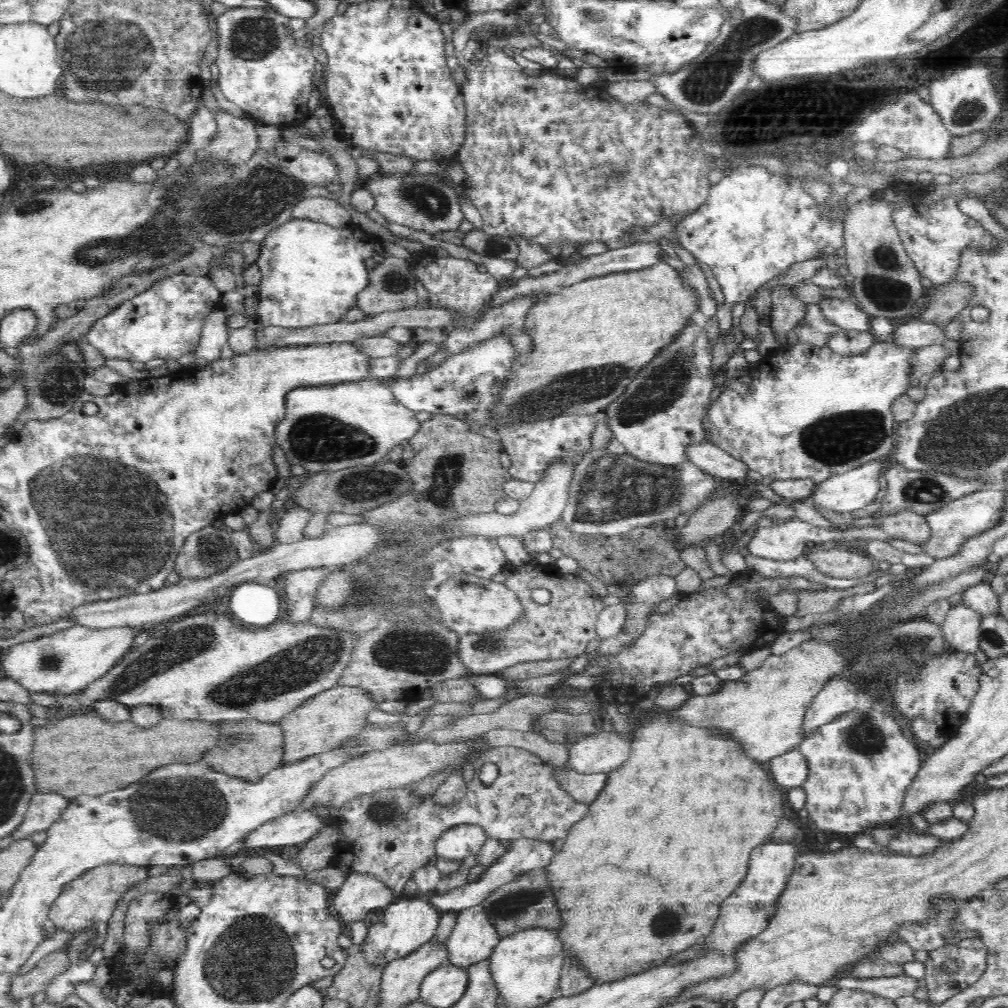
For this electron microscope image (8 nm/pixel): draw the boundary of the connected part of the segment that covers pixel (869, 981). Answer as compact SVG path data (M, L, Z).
M906 974L882 976L878 978L843 977L835 983L839 989L859 990L874 996L896 1001L902 996L909 996L918 988L918 980Z

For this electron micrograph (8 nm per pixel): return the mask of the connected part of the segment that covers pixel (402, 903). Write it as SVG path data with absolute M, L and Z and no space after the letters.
M398 900L383 910L383 922L376 922L368 928L368 936L362 943L366 961L374 965L384 965L418 950L435 938L440 923L439 912L428 900Z

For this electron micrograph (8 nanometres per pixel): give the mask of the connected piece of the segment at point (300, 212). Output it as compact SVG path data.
M322 197L300 199L293 207L294 219L323 222L334 228L344 228L351 223L350 213L338 200Z

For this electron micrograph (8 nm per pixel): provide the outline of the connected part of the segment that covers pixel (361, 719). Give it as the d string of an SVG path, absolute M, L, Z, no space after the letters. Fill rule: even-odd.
M336 685L330 690L309 698L278 722L284 730L282 764L295 763L304 757L338 748L344 739L357 735L366 727L368 712L376 708L378 703L372 699L372 695L358 687Z

